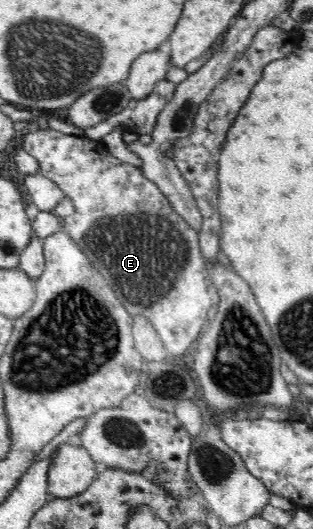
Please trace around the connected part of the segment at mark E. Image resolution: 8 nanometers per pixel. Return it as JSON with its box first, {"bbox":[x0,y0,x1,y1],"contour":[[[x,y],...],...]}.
{"bbox":[22,129,219,357],"contour":[[[39,129],[38,131],[29,132],[23,136],[22,148],[31,154],[40,165],[40,174],[50,178],[62,191],[65,196],[68,196],[74,204],[74,213],[68,217],[61,218],[61,228],[77,243],[77,246],[85,253],[85,256],[91,261],[91,264],[105,277],[105,280],[109,283],[109,286],[115,290],[117,296],[123,296],[121,302],[125,304],[125,308],[131,312],[131,314],[145,314],[149,318],[149,322],[153,324],[153,328],[157,330],[165,350],[167,350],[170,356],[186,357],[190,354],[192,347],[198,337],[205,329],[207,324],[207,310],[212,307],[213,304],[217,304],[219,301],[218,291],[213,284],[213,281],[209,278],[209,273],[206,267],[203,253],[199,249],[199,239],[197,239],[197,231],[193,230],[186,220],[183,220],[171,206],[171,203],[167,200],[167,197],[159,190],[159,187],[151,182],[142,171],[141,168],[132,166],[131,164],[121,162],[121,160],[112,156],[105,148],[103,141],[92,141],[79,135],[64,134],[53,129]]]}

